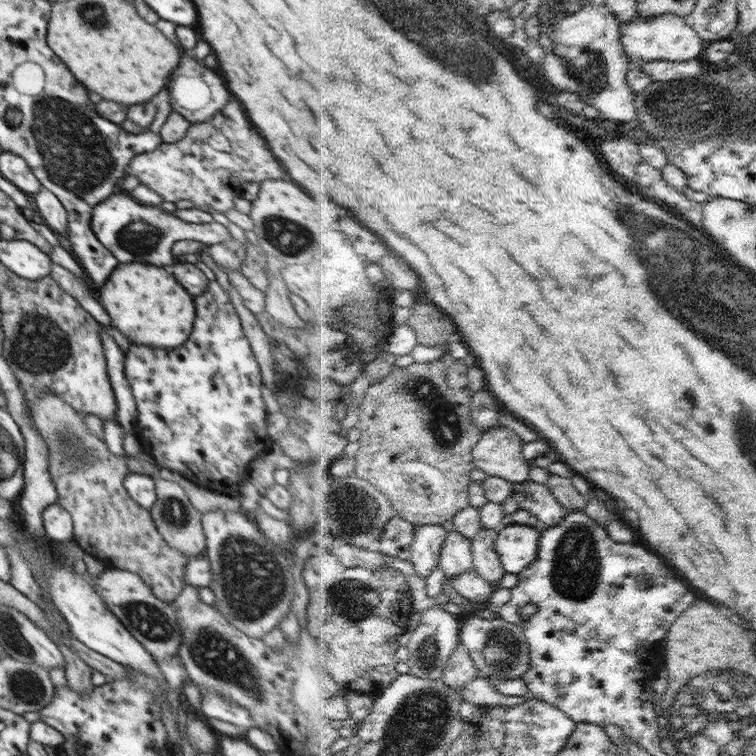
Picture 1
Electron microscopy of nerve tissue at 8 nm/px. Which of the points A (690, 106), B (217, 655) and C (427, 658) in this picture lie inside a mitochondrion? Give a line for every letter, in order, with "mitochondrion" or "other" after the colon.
A: mitochondrion
B: mitochondrion
C: mitochondrion

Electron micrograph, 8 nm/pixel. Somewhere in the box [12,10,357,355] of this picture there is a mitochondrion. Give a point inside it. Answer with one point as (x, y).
(76, 155)

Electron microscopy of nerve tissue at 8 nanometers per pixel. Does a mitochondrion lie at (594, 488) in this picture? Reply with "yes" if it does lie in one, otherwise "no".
no

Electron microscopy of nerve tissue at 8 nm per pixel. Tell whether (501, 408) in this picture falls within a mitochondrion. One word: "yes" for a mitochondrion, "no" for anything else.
no

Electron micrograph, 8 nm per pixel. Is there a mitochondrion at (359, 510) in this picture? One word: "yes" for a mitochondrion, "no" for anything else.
yes

